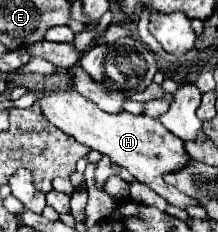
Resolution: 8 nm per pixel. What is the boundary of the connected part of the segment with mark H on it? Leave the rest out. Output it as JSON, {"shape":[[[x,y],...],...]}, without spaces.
{"shape":[[[74,89],[54,91],[52,95],[40,99],[38,103],[42,107],[42,113],[60,131],[72,135],[82,145],[110,157],[112,163],[128,169],[136,181],[154,189],[170,205],[174,205],[178,209],[186,209],[190,205],[200,205],[198,199],[190,199],[188,195],[184,195],[176,187],[164,183],[164,175],[176,173],[176,171],[180,171],[180,167],[186,167],[190,157],[184,151],[184,141],[180,141],[164,125],[160,125],[158,119],[144,117],[144,115],[132,115],[126,111],[106,113],[100,107],[96,107],[96,103],[78,95]]]}

